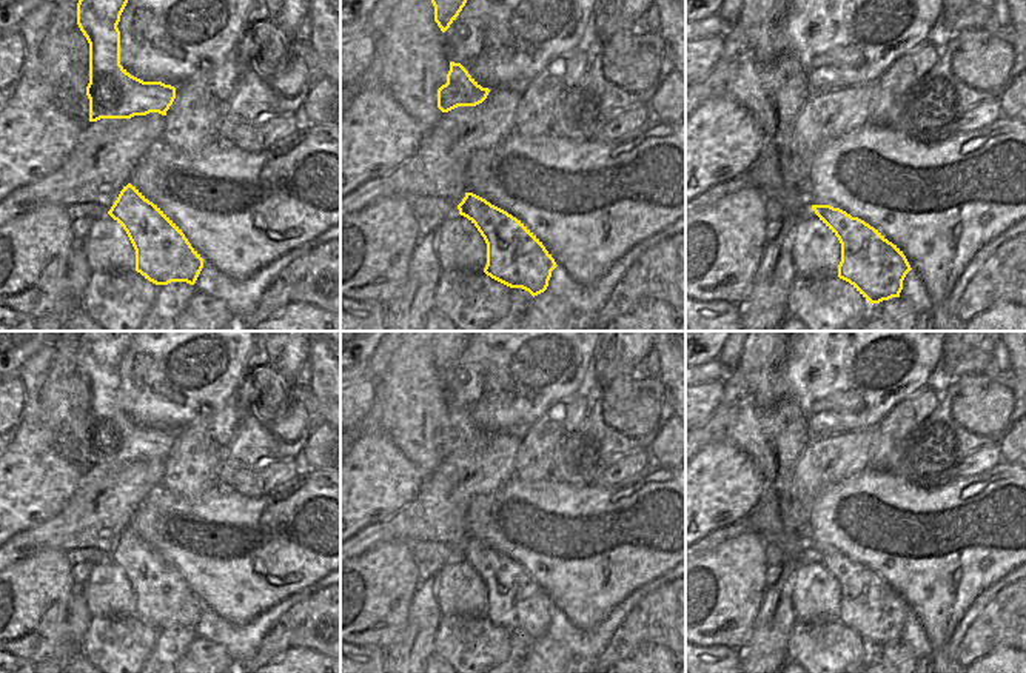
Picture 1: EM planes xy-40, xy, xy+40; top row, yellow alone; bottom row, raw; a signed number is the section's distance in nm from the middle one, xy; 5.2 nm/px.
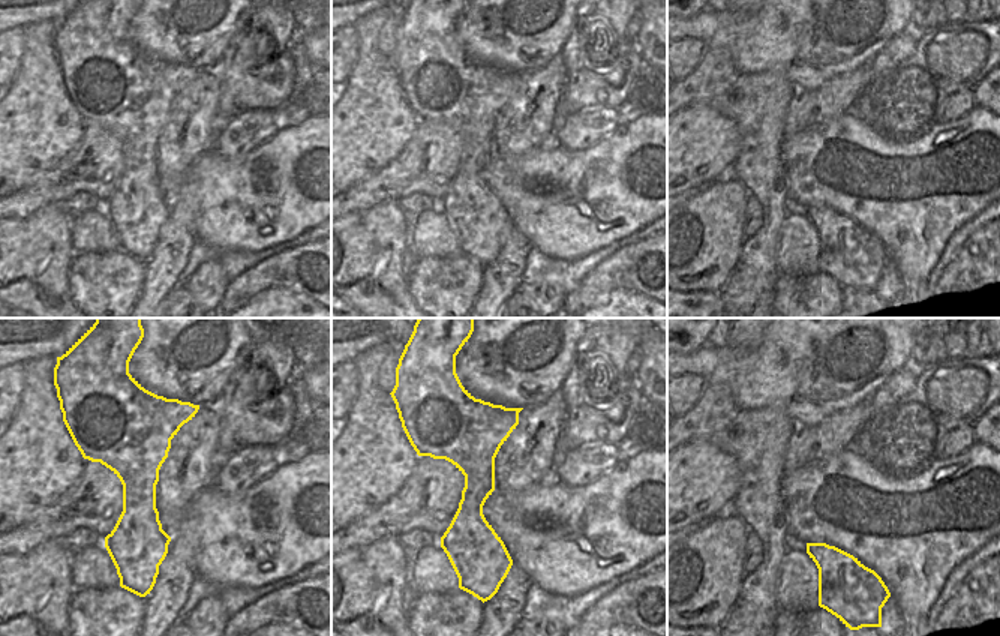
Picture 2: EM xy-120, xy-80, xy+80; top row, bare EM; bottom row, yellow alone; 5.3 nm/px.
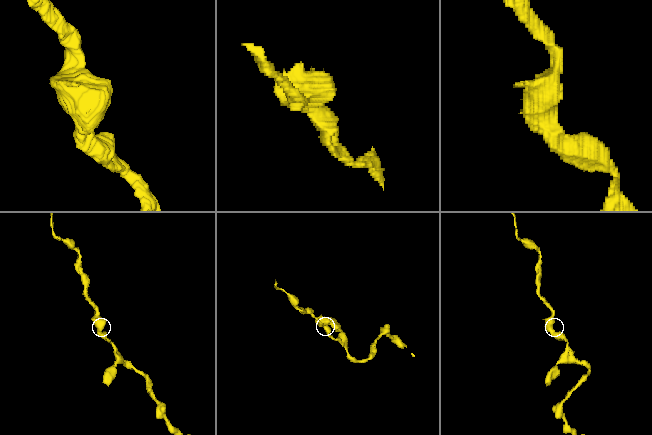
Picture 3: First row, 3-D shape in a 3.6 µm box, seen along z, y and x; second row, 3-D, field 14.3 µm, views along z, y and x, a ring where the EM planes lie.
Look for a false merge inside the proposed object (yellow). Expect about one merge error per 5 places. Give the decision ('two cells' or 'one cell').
one cell

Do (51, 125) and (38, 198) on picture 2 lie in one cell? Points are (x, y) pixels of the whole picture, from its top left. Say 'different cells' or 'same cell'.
different cells

